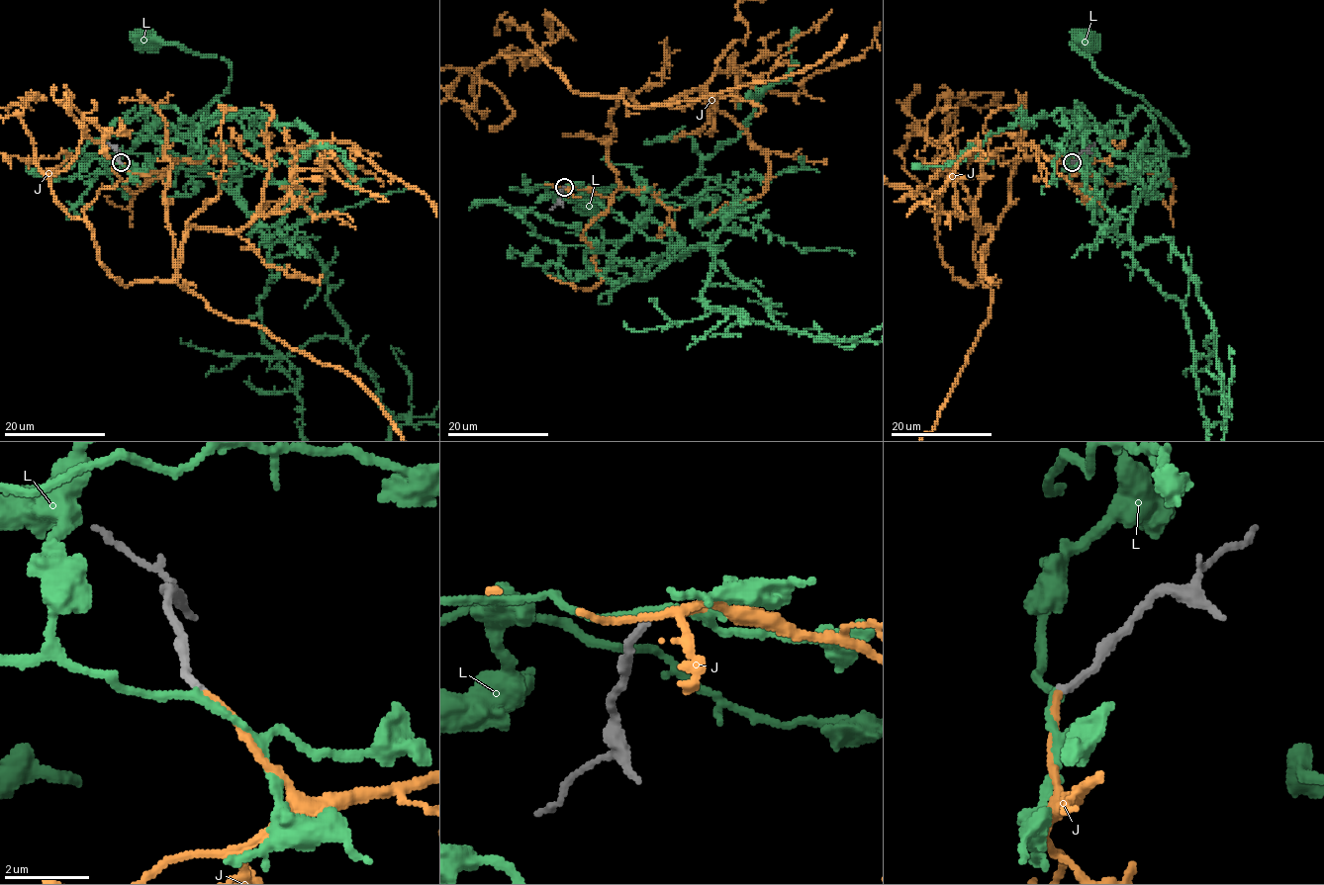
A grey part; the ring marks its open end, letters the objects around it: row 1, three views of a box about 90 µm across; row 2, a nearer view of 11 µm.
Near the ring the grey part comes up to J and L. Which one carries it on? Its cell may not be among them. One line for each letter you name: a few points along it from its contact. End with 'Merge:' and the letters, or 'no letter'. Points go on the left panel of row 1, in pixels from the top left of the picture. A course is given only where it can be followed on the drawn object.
Merge: J

